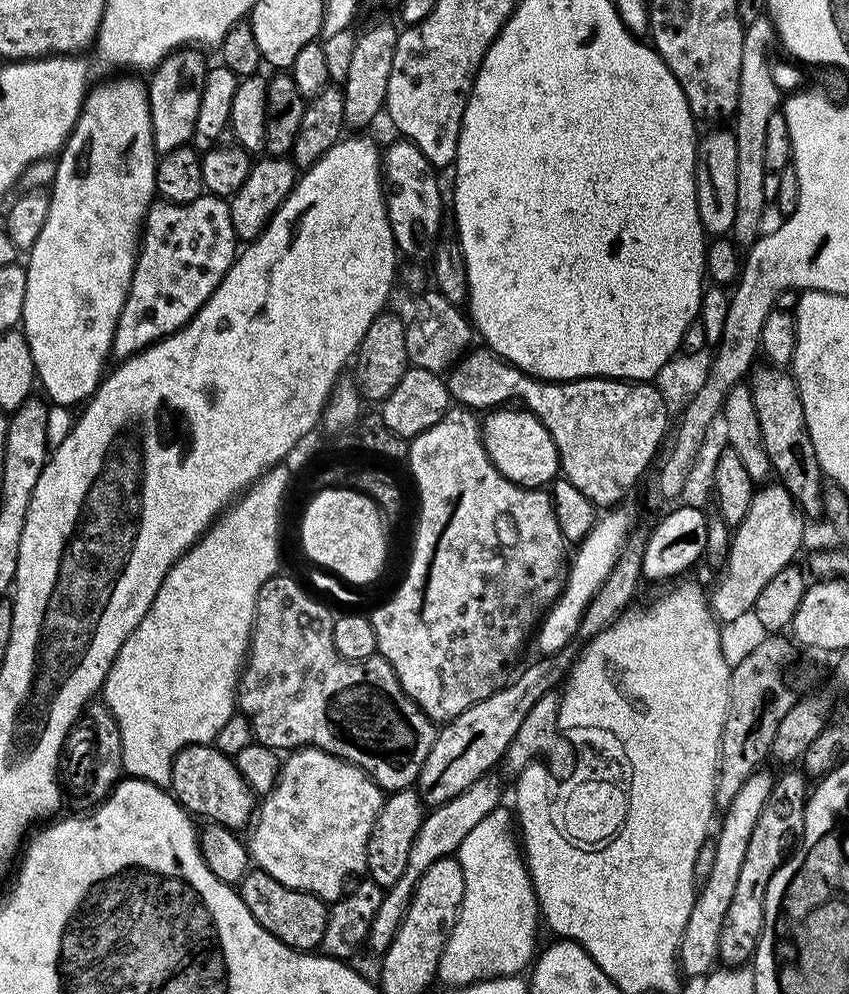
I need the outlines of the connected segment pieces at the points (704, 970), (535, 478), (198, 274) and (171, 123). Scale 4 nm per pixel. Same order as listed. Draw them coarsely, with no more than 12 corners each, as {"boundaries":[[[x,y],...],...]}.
{"boundaries":[[[753,774],[723,809],[712,865],[682,930],[685,977],[717,967],[718,938],[777,777]],[[501,406],[482,420],[488,457],[523,488],[560,472],[534,413]],[[225,197],[148,210],[112,356],[186,327],[230,270]],[[196,46],[147,81],[157,153],[193,143],[210,61]]]}

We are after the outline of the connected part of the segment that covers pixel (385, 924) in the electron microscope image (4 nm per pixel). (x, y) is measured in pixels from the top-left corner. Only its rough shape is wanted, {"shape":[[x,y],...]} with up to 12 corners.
{"shape":[[492,776],[431,809],[385,891],[369,949],[383,955],[413,890],[501,805]]}

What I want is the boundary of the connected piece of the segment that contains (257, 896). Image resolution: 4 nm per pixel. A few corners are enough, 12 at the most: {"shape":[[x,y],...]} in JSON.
{"shape":[[249,870],[238,891],[271,936],[319,949],[329,905]]}

